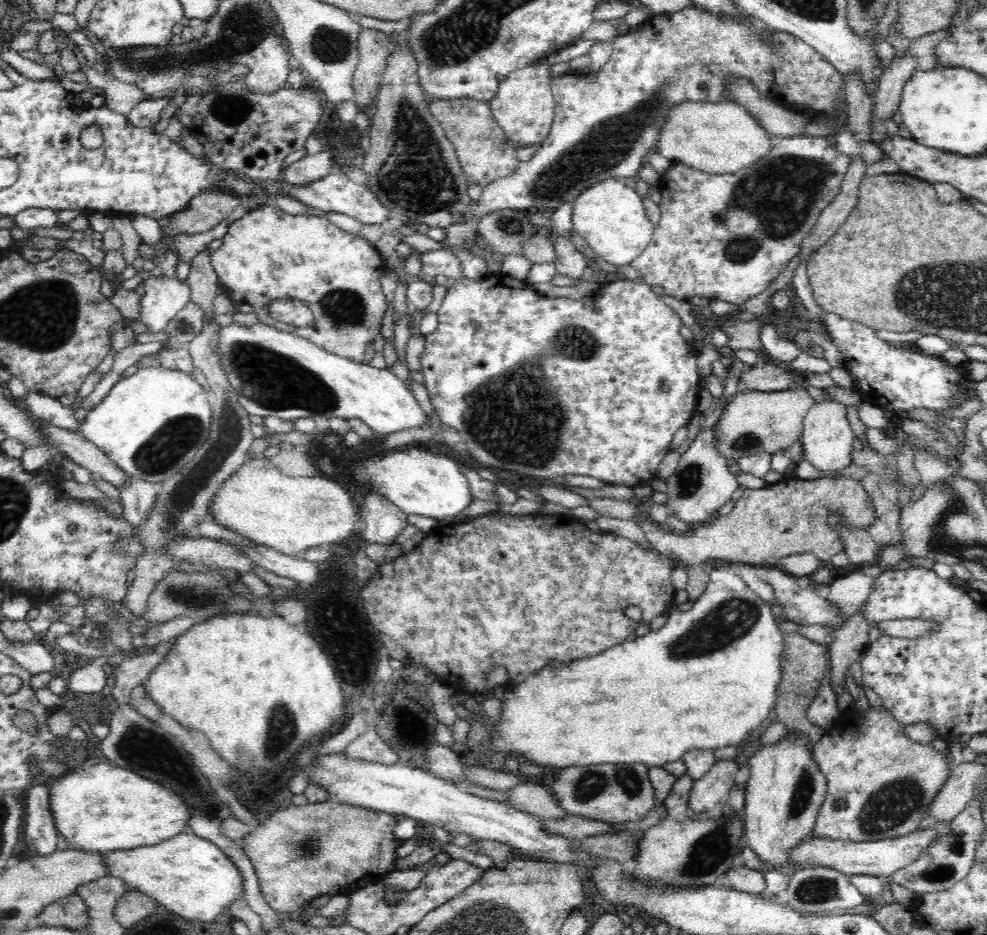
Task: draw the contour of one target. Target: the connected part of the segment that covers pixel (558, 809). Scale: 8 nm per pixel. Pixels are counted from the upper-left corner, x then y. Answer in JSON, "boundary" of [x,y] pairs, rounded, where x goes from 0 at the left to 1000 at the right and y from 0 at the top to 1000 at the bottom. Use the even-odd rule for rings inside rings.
{"boundary":[[[529,837],[511,848],[515,848],[511,856],[513,861],[531,867],[542,876],[561,877],[561,875],[571,875],[575,872],[573,866],[565,860],[558,845],[547,840]]]}

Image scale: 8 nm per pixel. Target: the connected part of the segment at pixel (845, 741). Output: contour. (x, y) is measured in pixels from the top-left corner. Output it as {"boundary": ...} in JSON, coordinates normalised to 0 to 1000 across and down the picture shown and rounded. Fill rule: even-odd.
{"boundary":[[[882,754],[873,764],[873,759],[866,755],[850,763],[850,767],[845,772],[845,775],[839,779],[834,785],[833,789],[827,795],[823,796],[822,805],[824,812],[828,815],[830,822],[835,827],[838,834],[838,848],[833,857],[831,866],[827,874],[827,883],[825,889],[821,892],[823,897],[841,897],[843,899],[860,899],[860,901],[889,901],[904,896],[911,896],[924,892],[933,886],[934,877],[940,873],[940,864],[946,858],[948,849],[954,845],[954,841],[958,839],[963,824],[967,818],[960,818],[960,811],[963,806],[954,807],[952,803],[946,800],[944,794],[942,796],[933,796],[930,793],[925,793],[918,786],[916,775],[912,771],[908,771],[906,765],[900,760],[898,756],[886,757]]]}

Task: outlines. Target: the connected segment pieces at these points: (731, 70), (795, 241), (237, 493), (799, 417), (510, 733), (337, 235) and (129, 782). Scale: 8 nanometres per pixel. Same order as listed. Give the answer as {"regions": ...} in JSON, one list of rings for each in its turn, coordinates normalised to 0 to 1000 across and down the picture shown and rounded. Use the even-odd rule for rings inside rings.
{"regions":[[[[697,6],[697,9],[691,9],[683,15],[667,15],[663,14],[662,17],[655,19],[650,26],[646,29],[641,30],[640,33],[635,34],[631,37],[626,37],[621,43],[621,58],[617,62],[615,67],[611,68],[606,75],[599,76],[597,78],[583,78],[574,77],[570,81],[561,82],[558,86],[558,97],[560,98],[560,104],[562,105],[562,127],[557,138],[556,144],[551,149],[549,156],[544,160],[538,171],[529,172],[526,174],[523,184],[519,188],[511,188],[511,190],[505,190],[501,195],[496,195],[491,200],[489,200],[488,210],[484,215],[476,215],[473,224],[469,225],[469,234],[462,239],[458,239],[453,242],[452,252],[448,258],[449,266],[452,268],[458,267],[458,265],[466,265],[466,267],[472,267],[474,272],[478,272],[476,265],[472,266],[472,261],[474,259],[480,259],[480,252],[484,246],[484,240],[486,235],[501,227],[501,225],[532,225],[535,222],[545,219],[551,219],[552,221],[566,226],[569,221],[576,221],[585,210],[588,210],[595,201],[602,199],[607,195],[612,195],[612,193],[620,191],[630,191],[638,190],[638,188],[645,188],[646,183],[650,180],[652,175],[652,167],[657,165],[657,160],[661,156],[666,156],[667,148],[671,143],[671,135],[675,133],[675,126],[679,122],[679,118],[683,113],[689,113],[693,109],[732,109],[740,108],[740,104],[734,102],[734,96],[736,96],[736,88],[738,83],[755,83],[759,86],[767,95],[768,98],[778,107],[782,109],[787,109],[797,117],[807,116],[807,118],[815,118],[815,116],[822,116],[825,120],[831,120],[836,123],[836,125],[852,125],[857,116],[857,97],[855,97],[855,90],[857,90],[857,84],[852,77],[849,77],[839,63],[835,63],[833,58],[825,53],[823,49],[819,46],[813,44],[813,42],[792,32],[784,32],[776,29],[769,21],[761,20],[746,20],[746,18],[738,17],[733,18],[732,15],[724,15],[724,13],[718,13],[710,9],[703,6]]],[[[815,144],[812,147],[796,145],[796,148],[787,149],[785,158],[778,166],[744,186],[719,186],[705,182],[689,172],[682,172],[675,186],[667,195],[667,201],[671,210],[668,218],[669,237],[664,241],[660,258],[652,266],[652,270],[642,280],[639,280],[639,283],[649,292],[651,301],[659,305],[671,306],[674,314],[683,317],[687,321],[697,322],[701,317],[709,317],[710,319],[736,321],[751,327],[759,319],[772,314],[794,287],[798,284],[802,276],[810,271],[813,259],[821,252],[821,248],[829,240],[829,233],[831,233],[833,225],[844,215],[844,212],[851,207],[851,200],[857,188],[861,172],[862,169],[851,164],[840,148]]],[[[261,488],[258,490],[251,490],[233,511],[229,513],[229,517],[220,525],[218,533],[215,534],[212,540],[212,550],[214,555],[228,565],[231,565],[237,569],[241,569],[241,571],[245,571],[249,575],[252,575],[256,580],[267,583],[272,586],[277,586],[281,588],[284,593],[294,594],[299,596],[302,590],[311,588],[313,586],[326,585],[330,581],[335,580],[344,580],[348,575],[353,575],[355,571],[357,571],[357,567],[359,567],[359,563],[361,563],[361,558],[368,554],[369,547],[365,547],[365,541],[359,536],[357,533],[357,528],[349,522],[348,518],[344,516],[338,516],[338,513],[333,513],[332,511],[324,510],[323,508],[319,508],[317,510],[296,510],[295,508],[288,508],[284,503],[282,503],[282,498],[279,498],[276,494],[274,494],[267,488]]],[[[814,414],[812,417],[787,419],[755,418],[747,420],[725,453],[728,465],[725,466],[725,480],[736,492],[746,494],[753,488],[768,483],[788,484],[799,479],[814,464],[814,452],[827,430]]],[[[722,606],[718,611],[718,621],[715,628],[715,631],[711,634],[711,637],[702,644],[702,649],[695,653],[691,655],[687,652],[686,646],[681,646],[677,651],[677,664],[674,668],[672,668],[668,674],[660,675],[655,678],[655,680],[650,681],[640,681],[638,684],[640,687],[630,687],[628,691],[622,691],[620,695],[614,695],[614,699],[606,699],[604,704],[590,704],[590,706],[582,706],[582,708],[571,708],[571,712],[569,712],[569,717],[565,717],[565,719],[559,719],[557,713],[554,711],[547,721],[543,721],[543,723],[539,723],[539,725],[535,725],[533,729],[529,729],[527,734],[519,734],[517,736],[517,732],[510,735],[508,740],[506,740],[507,747],[511,747],[511,759],[508,761],[509,770],[506,772],[499,772],[499,775],[504,778],[504,783],[498,788],[497,786],[497,796],[496,799],[502,804],[511,804],[513,805],[522,805],[528,806],[528,809],[532,809],[535,815],[546,817],[547,819],[563,819],[565,822],[570,822],[576,819],[594,819],[601,817],[642,817],[642,815],[648,815],[653,817],[655,819],[668,819],[672,820],[675,815],[685,815],[685,813],[691,812],[694,804],[697,802],[701,802],[701,800],[713,800],[713,802],[723,802],[723,800],[734,800],[734,798],[745,798],[746,796],[750,796],[760,783],[762,783],[762,779],[768,779],[774,770],[781,769],[783,767],[784,755],[786,755],[786,747],[788,747],[788,732],[790,732],[790,727],[792,727],[792,697],[794,697],[794,684],[795,678],[788,672],[788,664],[791,659],[788,656],[788,652],[785,650],[784,646],[781,644],[776,644],[772,642],[772,640],[768,639],[758,625],[754,622],[754,620],[748,615],[748,613],[744,614],[740,610],[736,609],[736,606]]],[[[274,217],[253,225],[233,239],[225,258],[225,263],[214,272],[213,280],[235,321],[238,333],[247,336],[257,334],[262,344],[270,349],[309,361],[324,373],[361,389],[368,387],[375,366],[385,357],[387,340],[392,329],[391,318],[385,305],[385,297],[392,291],[392,286],[380,263],[368,252],[344,246],[331,231],[296,231]],[[286,318],[296,318],[308,323],[318,337],[317,347],[309,350],[298,349],[276,340],[271,335],[271,327],[278,320]]],[[[104,814],[69,826],[51,841],[50,848],[50,865],[53,867],[54,879],[74,909],[113,912],[142,905],[157,905],[188,890],[189,877],[194,874],[187,856],[175,845],[170,845],[150,832],[144,832],[128,821]]]]}

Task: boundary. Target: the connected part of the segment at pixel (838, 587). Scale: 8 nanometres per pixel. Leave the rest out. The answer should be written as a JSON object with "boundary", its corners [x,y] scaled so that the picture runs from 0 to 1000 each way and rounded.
{"boundary":[[[864,612],[847,619],[840,626],[839,643],[851,653],[853,660],[861,661],[879,642],[886,631],[888,618],[871,612]]]}

